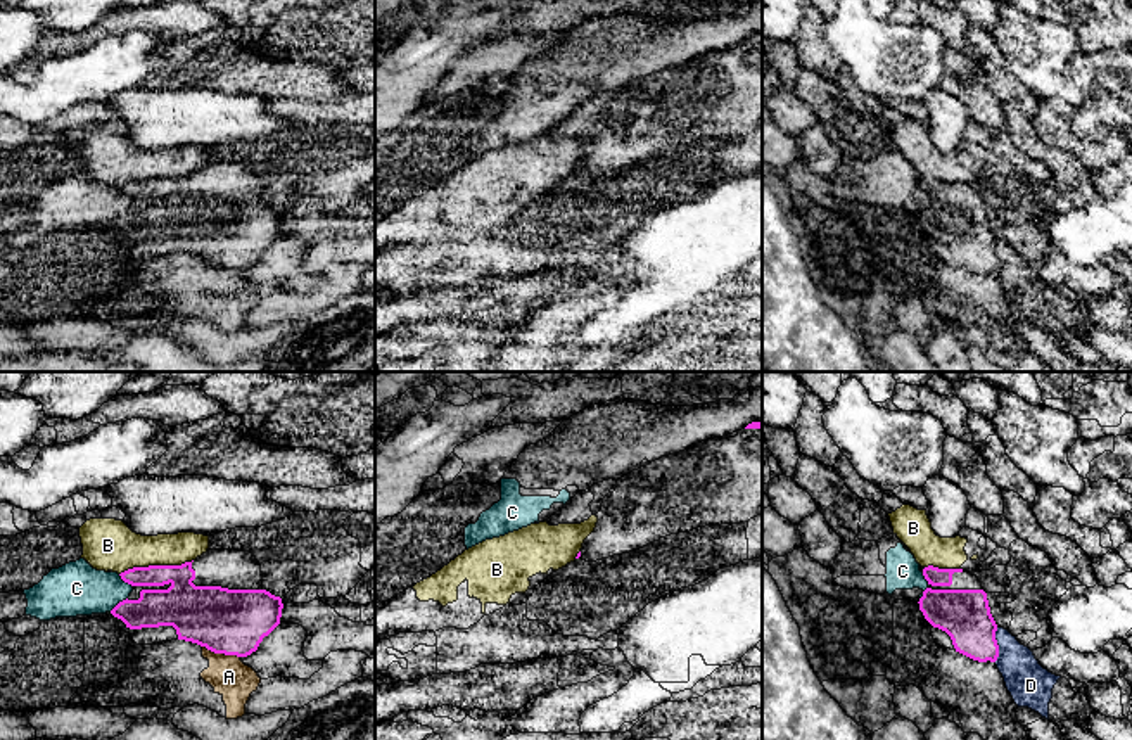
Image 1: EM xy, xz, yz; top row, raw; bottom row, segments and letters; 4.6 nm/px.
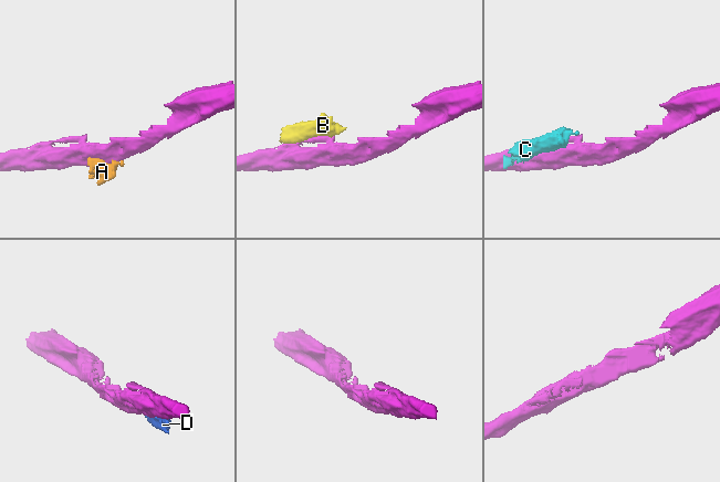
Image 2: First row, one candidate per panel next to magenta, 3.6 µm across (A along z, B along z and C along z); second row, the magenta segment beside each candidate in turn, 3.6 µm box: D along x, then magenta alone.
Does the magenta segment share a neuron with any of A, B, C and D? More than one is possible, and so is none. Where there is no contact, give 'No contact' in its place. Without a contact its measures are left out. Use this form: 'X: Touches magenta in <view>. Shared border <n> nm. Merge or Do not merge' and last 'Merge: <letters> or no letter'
A: Touches magenta in xy. Shared border 190 nm. Do not merge
B: Touches magenta in xy. Shared border 360 nm. Do not merge
C: Touches magenta in xy. Shared border 110 nm. Do not merge
D: Touches magenta in yz. Shared border 160 nm. Do not merge
Merge: no letter

